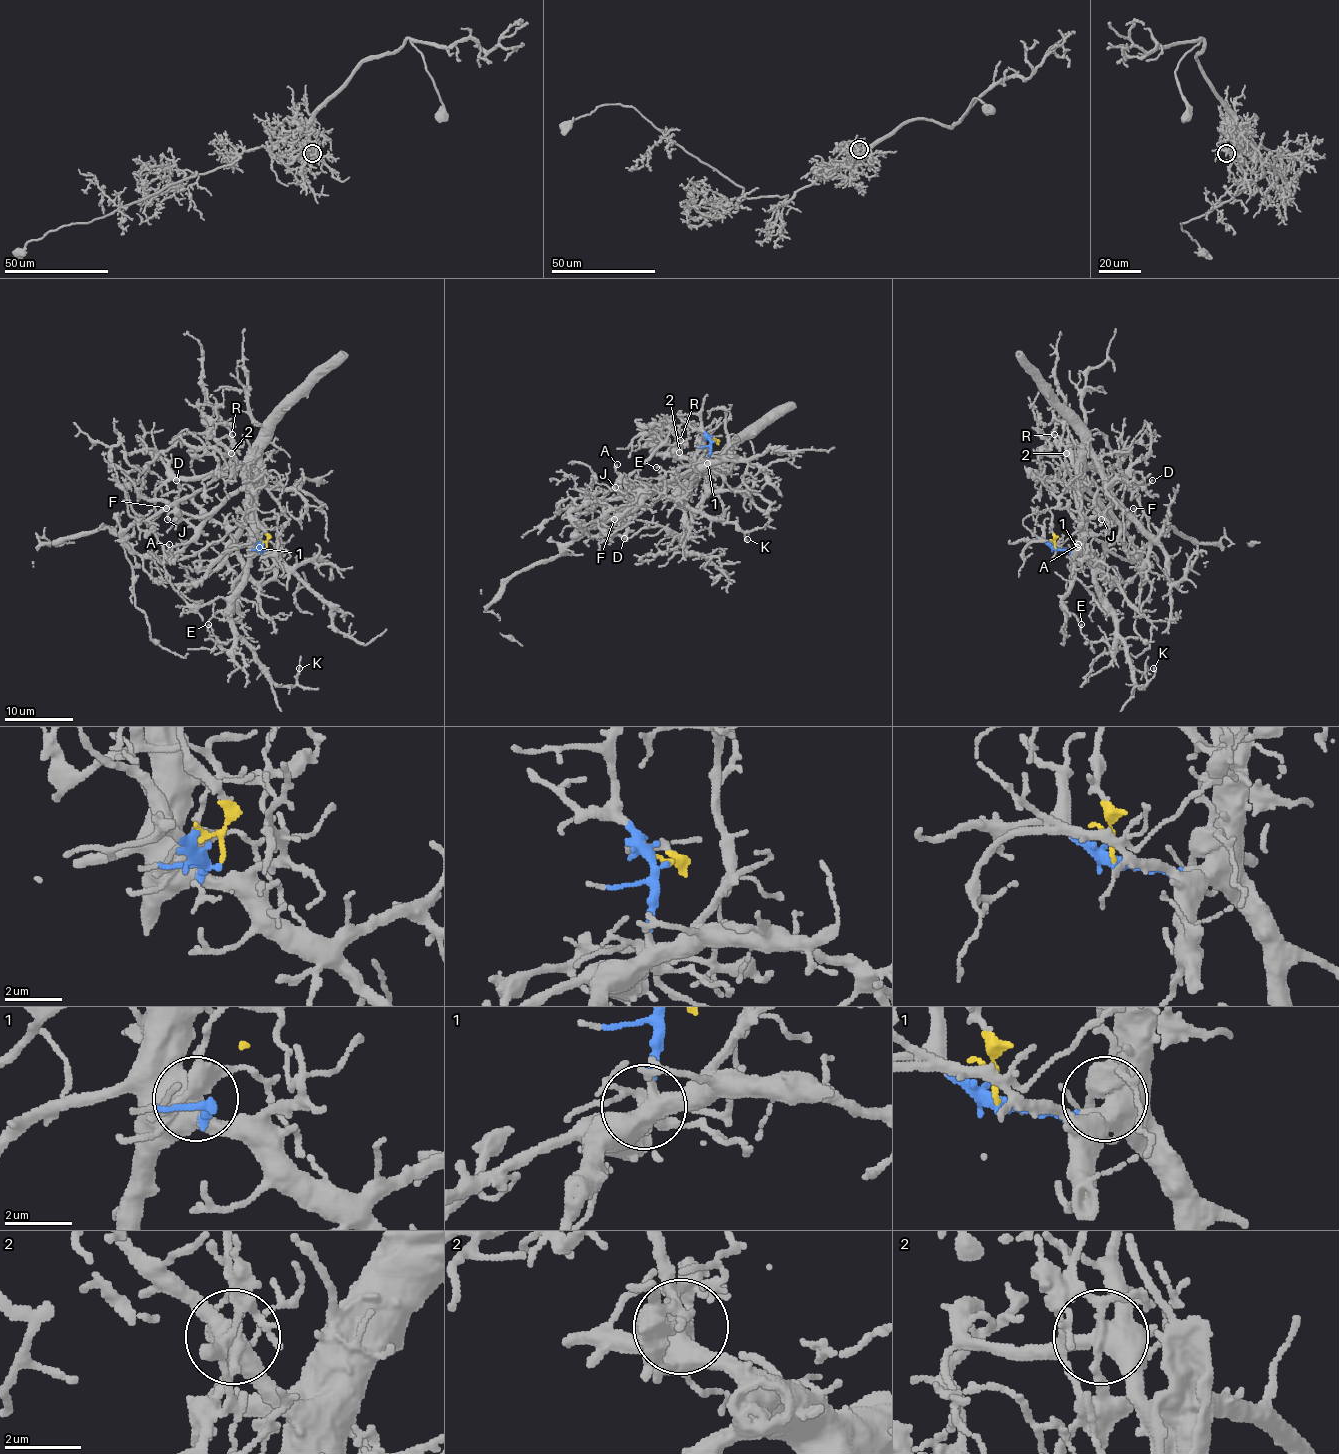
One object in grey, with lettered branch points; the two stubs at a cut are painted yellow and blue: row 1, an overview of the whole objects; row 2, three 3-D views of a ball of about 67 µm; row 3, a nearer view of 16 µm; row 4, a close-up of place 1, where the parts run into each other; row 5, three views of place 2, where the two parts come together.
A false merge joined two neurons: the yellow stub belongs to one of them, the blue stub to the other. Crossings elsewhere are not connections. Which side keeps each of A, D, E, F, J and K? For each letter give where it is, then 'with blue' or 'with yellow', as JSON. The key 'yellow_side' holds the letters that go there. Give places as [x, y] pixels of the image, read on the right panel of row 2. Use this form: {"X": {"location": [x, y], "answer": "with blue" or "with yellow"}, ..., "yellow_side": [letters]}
{"A": {"location": [1078, 544], "answer": "with yellow"}, "D": {"location": [1152, 480], "answer": "with blue"}, "E": {"location": [1081, 624], "answer": "with blue"}, "F": {"location": [1133, 508], "answer": "with yellow"}, "J": {"location": [1101, 519], "answer": "with yellow"}, "K": {"location": [1153, 668], "answer": "with blue"}, "yellow_side": ["A", "F", "J"]}

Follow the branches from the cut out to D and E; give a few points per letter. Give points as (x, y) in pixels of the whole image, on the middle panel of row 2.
D: (713, 441), (710, 460), (705, 465), (645, 491), (621, 511), (620, 518), (630, 530), (625, 539)
E: (713, 441), (708, 460), (681, 489), (681, 501), (666, 493), (661, 467), (655, 467)

